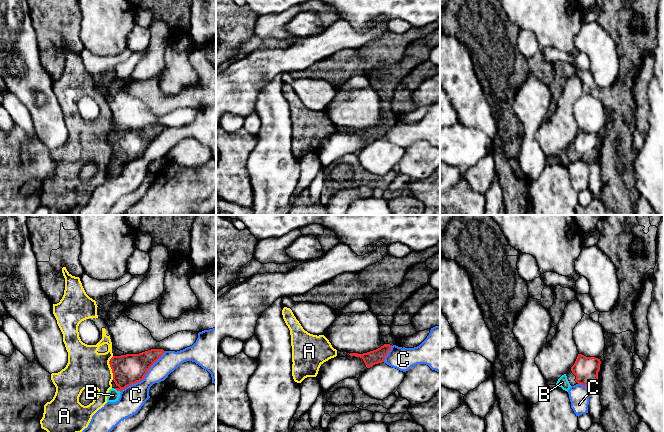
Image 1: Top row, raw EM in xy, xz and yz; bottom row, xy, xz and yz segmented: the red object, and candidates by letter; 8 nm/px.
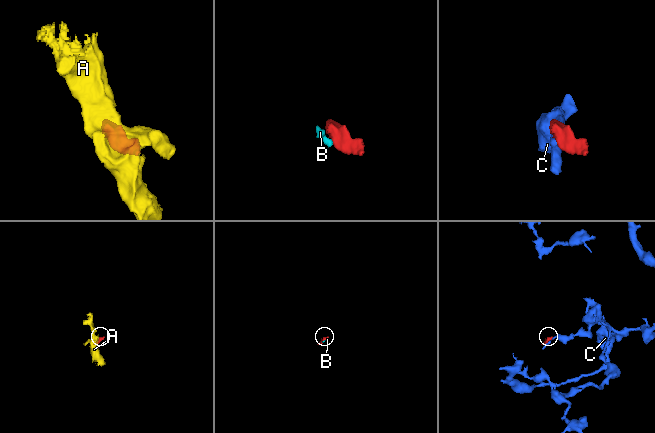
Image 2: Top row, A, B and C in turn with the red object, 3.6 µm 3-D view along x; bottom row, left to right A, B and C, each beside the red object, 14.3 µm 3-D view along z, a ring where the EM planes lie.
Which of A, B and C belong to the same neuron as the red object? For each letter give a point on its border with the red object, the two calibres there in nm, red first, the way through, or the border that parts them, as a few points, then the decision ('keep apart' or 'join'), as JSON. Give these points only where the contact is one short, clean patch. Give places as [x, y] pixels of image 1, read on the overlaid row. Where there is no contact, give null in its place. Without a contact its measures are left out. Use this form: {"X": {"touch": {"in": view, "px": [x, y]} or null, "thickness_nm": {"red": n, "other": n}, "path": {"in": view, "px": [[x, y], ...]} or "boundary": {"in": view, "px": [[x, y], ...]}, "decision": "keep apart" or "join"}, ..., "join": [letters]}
{"A": {"touch": {"in": "xy", "px": [111, 368]}, "thickness_nm": {"red": 240, "other": 300}, "decision": "keep apart"}, "B": {"touch": {"in": "xy", "px": [117, 390]}, "thickness_nm": {"red": 240, "other": 100}, "path": {"in": "xy", "px": [[128, 369], [117, 390], [113, 395]]}, "decision": "join"}, "C": {"touch": {"in": "xy", "px": [144, 376]}, "thickness_nm": {"red": 240, "other": 200}, "boundary": {"in": "xy", "px": [[165, 351], [141, 380], [126, 386], [120, 391]]}, "decision": "keep apart"}, "join": ["B"]}

